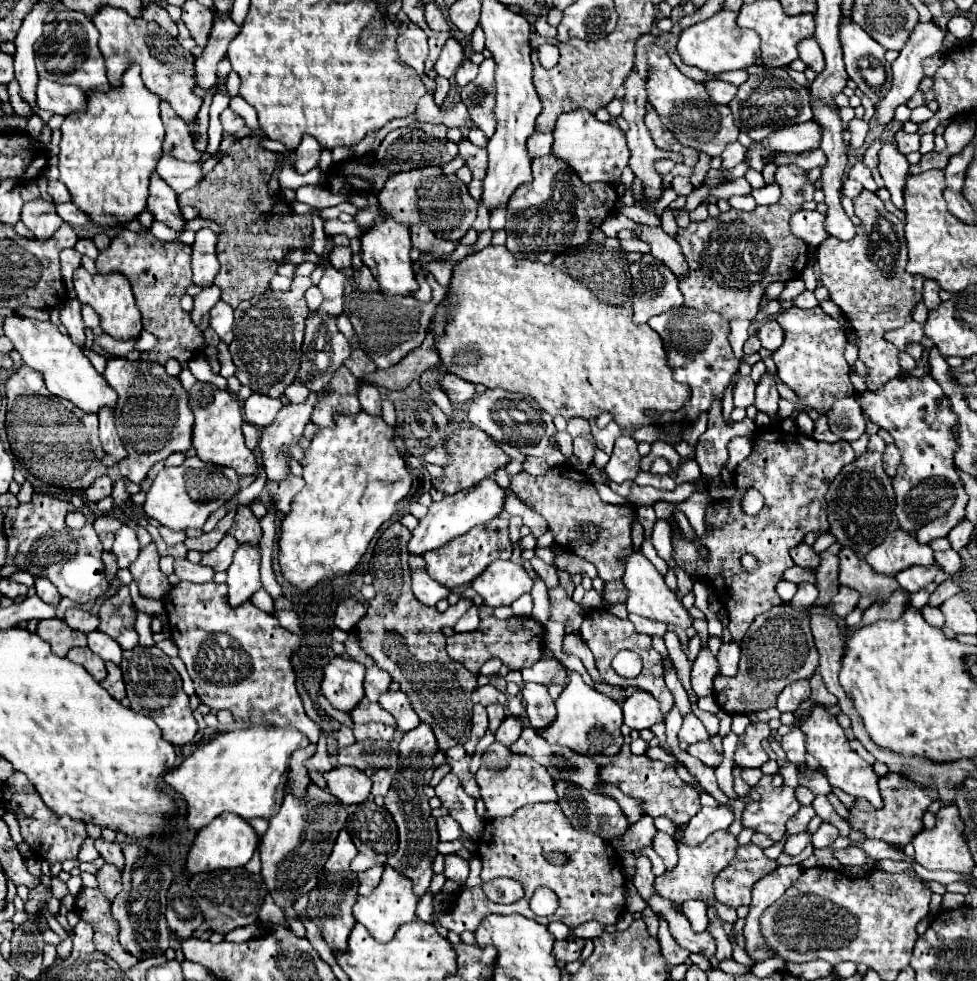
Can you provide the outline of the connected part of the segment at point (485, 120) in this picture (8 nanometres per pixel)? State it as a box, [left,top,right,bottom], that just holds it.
[460,58,496,138]

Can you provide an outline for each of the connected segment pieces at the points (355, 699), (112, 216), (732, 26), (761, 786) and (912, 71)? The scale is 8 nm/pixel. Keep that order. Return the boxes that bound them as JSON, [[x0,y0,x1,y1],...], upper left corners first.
[[322,658,364,712],[60,64,164,228],[678,10,760,76],[740,776,800,842],[876,20,948,126]]

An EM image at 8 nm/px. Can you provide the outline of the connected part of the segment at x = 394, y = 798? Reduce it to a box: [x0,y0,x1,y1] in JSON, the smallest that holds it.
[384,724,438,898]

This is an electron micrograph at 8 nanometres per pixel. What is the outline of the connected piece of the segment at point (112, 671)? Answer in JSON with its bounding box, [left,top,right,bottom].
[102,662,126,700]

